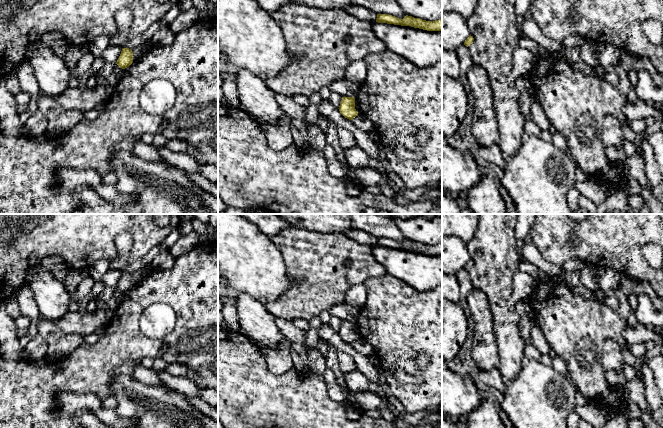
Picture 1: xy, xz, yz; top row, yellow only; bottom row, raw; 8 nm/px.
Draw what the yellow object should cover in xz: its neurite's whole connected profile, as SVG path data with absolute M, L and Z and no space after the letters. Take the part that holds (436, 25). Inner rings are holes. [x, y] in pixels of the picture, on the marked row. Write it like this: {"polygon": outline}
{"polygon": "M377 14L376 22L401 26L411 26L427 31L442 31L442 18L436 21L426 21L408 15L406 15L403 19L399 19L389 14Z"}

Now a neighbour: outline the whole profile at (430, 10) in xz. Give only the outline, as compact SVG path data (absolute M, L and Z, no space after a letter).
M396 0L403 12L414 18L436 21L442 18L442 0Z

